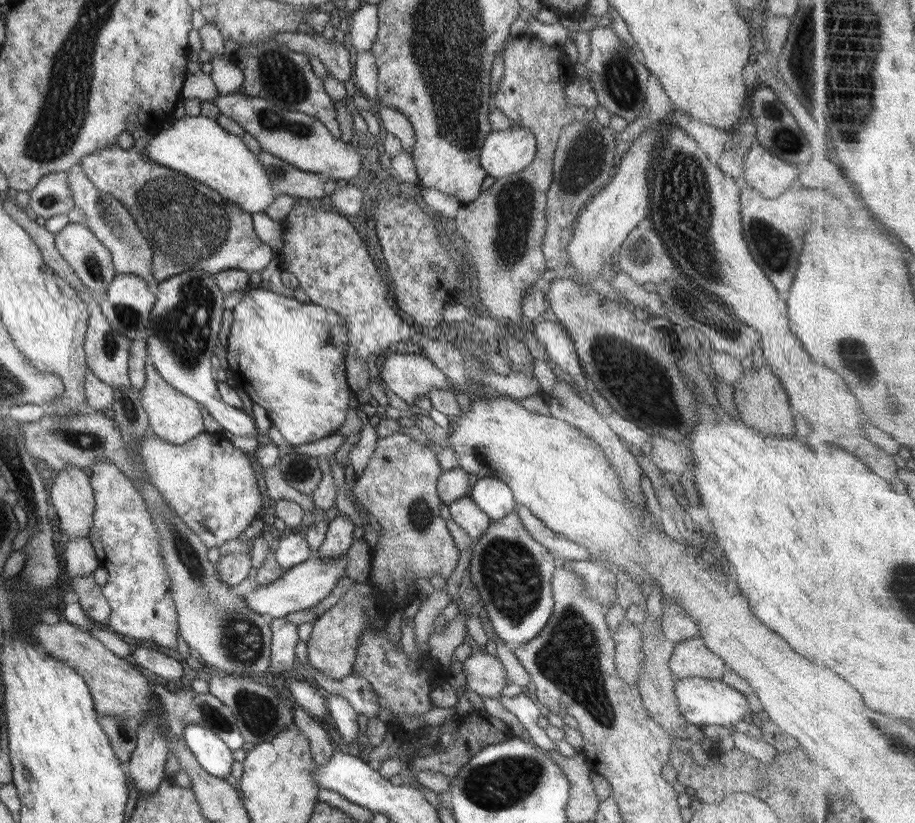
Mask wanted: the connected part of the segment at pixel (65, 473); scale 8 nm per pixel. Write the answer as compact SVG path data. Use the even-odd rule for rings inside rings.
M65 466L65 469L52 474L47 492L51 510L56 512L55 526L61 529L61 533L68 540L87 537L90 532L94 512L93 492L89 477L87 477L87 471L77 468L77 466Z

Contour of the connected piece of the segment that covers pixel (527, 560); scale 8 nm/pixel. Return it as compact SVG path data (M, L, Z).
M515 514L491 520L471 549L470 580L481 595L496 635L510 647L528 643L553 610L550 578L557 558L535 543Z

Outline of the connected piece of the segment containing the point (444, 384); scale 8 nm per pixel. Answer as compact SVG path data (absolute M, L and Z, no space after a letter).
M388 351L378 378L409 406L413 406L415 398L427 396L432 388L451 389L445 375L431 364L431 360L415 353Z

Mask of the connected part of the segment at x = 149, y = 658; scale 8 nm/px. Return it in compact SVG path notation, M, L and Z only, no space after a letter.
M143 647L131 648L130 655L134 660L134 664L154 672L157 676L161 676L161 678L169 682L175 682L175 680L179 679L187 671L184 664L152 649Z

